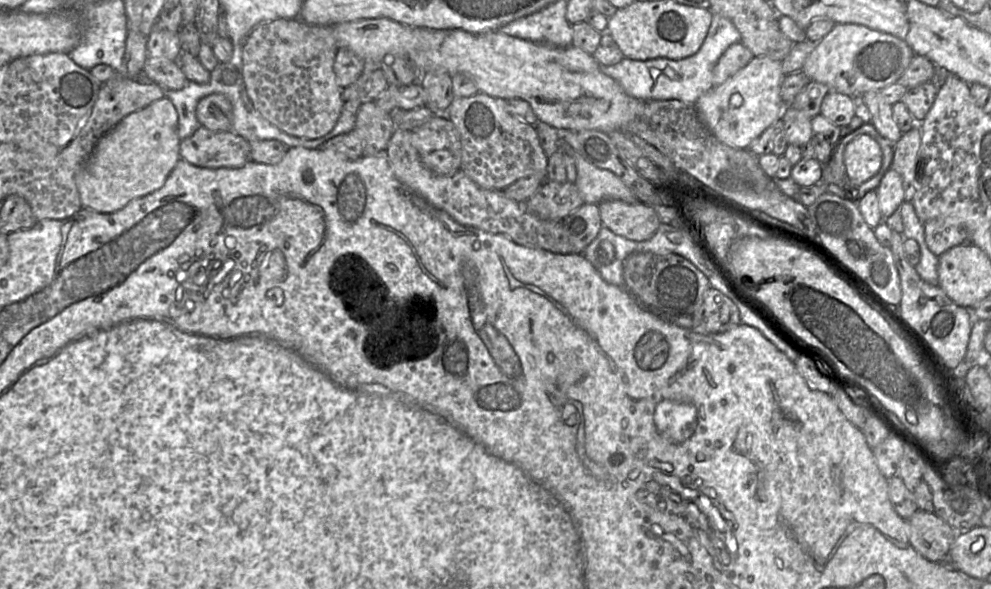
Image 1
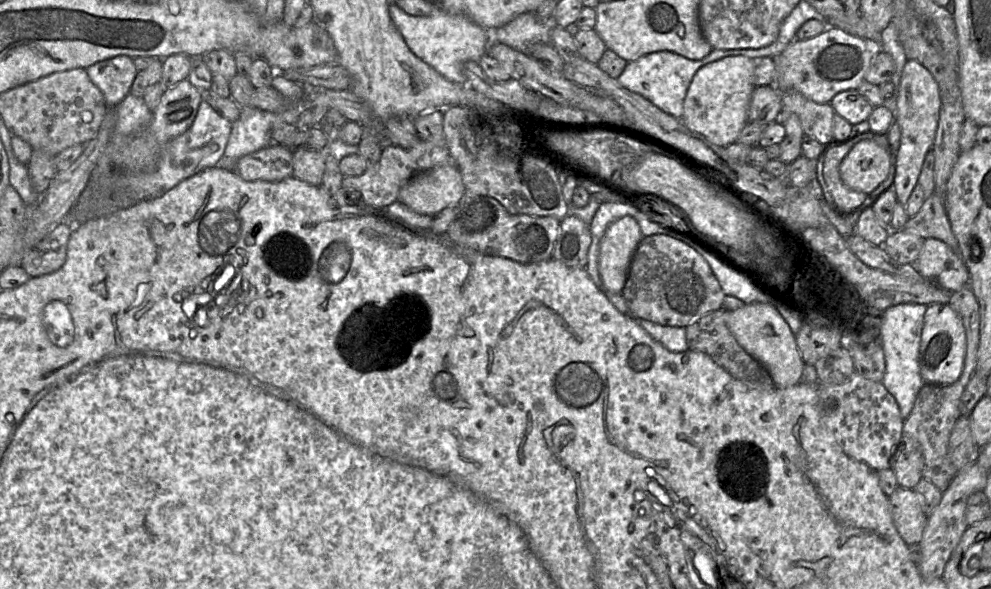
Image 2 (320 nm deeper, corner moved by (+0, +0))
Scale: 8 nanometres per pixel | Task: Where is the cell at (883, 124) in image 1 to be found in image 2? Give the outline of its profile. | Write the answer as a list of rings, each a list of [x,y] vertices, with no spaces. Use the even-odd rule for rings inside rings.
[[[935,193],[926,197],[919,212],[908,218],[903,229],[923,239],[939,239],[958,252],[958,242],[951,229],[944,201]]]

